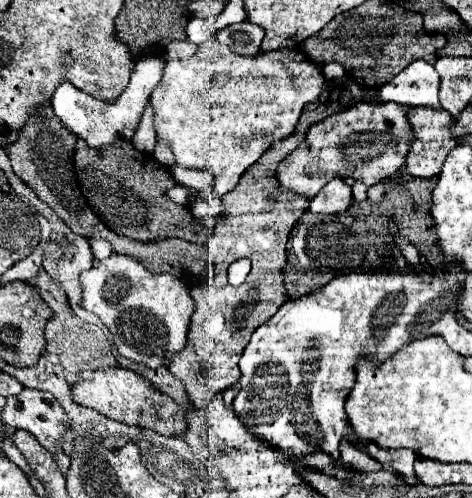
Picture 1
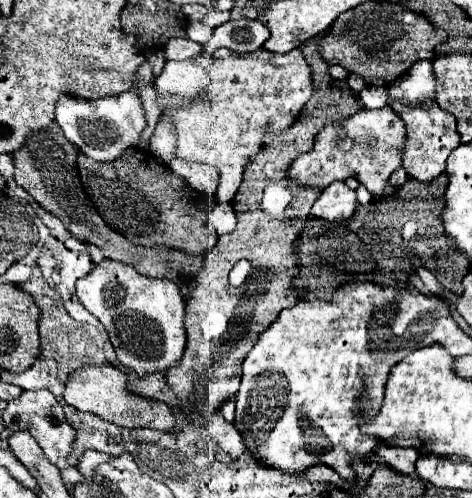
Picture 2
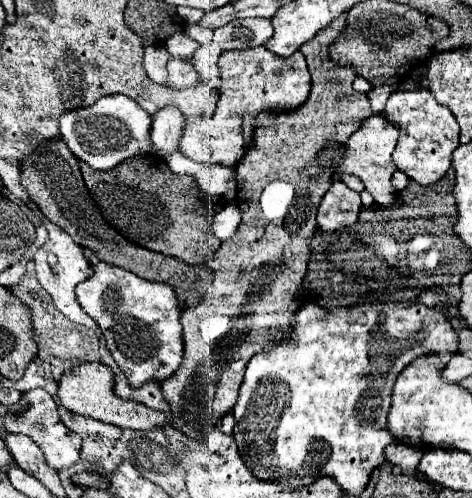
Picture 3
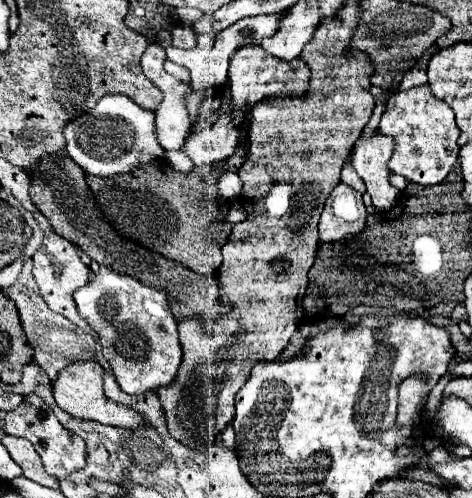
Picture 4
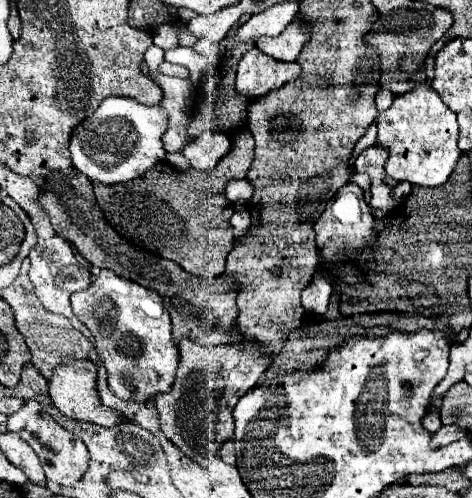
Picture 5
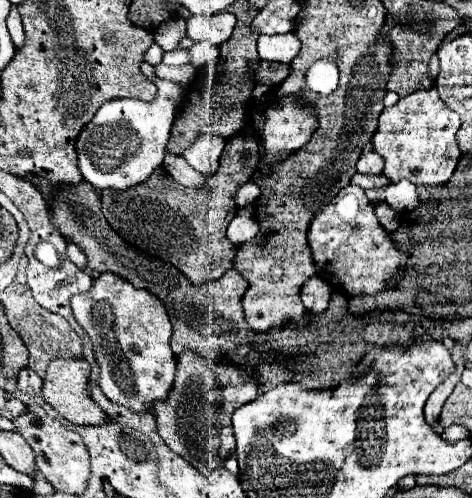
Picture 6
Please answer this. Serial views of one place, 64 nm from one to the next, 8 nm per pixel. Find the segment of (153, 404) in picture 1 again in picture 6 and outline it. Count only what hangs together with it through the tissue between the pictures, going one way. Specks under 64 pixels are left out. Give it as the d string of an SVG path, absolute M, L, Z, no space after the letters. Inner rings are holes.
M84 358L52 360L52 364L48 364L48 372L44 378L42 396L52 408L58 410L62 418L70 420L72 424L94 424L94 426L108 424L110 422L108 416L104 416L104 412L100 412L100 406L90 398L88 378L90 378L90 364Z

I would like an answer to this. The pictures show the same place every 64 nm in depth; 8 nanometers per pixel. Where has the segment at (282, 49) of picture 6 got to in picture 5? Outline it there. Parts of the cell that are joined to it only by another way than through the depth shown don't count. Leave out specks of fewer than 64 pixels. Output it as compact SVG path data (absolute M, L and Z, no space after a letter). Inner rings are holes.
M298 10L296 16L294 16L294 20L286 26L286 30L284 30L282 34L278 34L278 36L274 36L274 38L258 40L256 46L258 46L264 54L268 54L268 56L272 56L272 58L276 58L276 60L294 62L294 60L298 58L302 46L310 40L310 38L308 38L308 36L310 36L310 34L308 34L308 32L310 32L308 26L310 26L310 24L304 20L302 12Z

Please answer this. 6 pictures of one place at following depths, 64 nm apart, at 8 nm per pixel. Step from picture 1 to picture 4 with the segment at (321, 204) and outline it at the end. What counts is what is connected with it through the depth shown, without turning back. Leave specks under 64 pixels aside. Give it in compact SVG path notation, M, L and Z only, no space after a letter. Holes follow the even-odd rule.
M338 184L326 198L320 214L320 240L334 242L358 234L366 224L366 214L362 194L346 184Z

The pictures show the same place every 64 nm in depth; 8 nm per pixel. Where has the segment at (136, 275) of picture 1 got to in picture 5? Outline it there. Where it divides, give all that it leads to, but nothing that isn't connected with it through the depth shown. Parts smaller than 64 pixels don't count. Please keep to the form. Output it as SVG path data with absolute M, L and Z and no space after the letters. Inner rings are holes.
M100 270L86 290L72 294L72 308L96 338L96 350L108 370L108 386L114 394L142 402L170 390L180 354L172 336L172 320L154 290L120 278L112 270Z

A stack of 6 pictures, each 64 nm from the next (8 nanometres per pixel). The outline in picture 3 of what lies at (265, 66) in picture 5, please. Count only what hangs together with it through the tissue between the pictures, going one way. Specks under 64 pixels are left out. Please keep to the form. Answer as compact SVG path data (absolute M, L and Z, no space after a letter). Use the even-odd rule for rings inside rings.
M264 46L252 50L230 50L220 56L220 86L218 106L214 116L184 116L184 134L180 138L180 152L202 164L220 164L232 170L230 200L236 194L238 162L252 150L256 126L262 114L280 116L296 110L310 96L310 74L300 52L280 58Z

